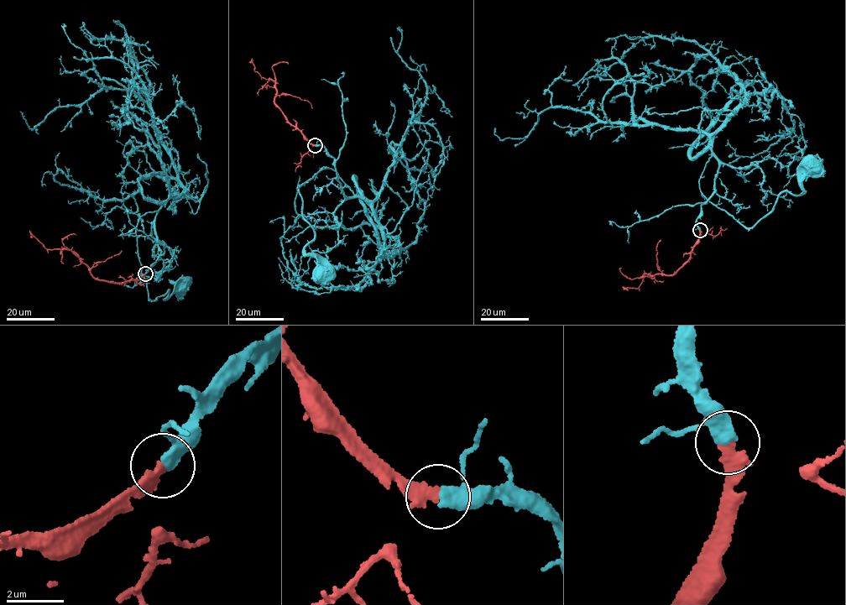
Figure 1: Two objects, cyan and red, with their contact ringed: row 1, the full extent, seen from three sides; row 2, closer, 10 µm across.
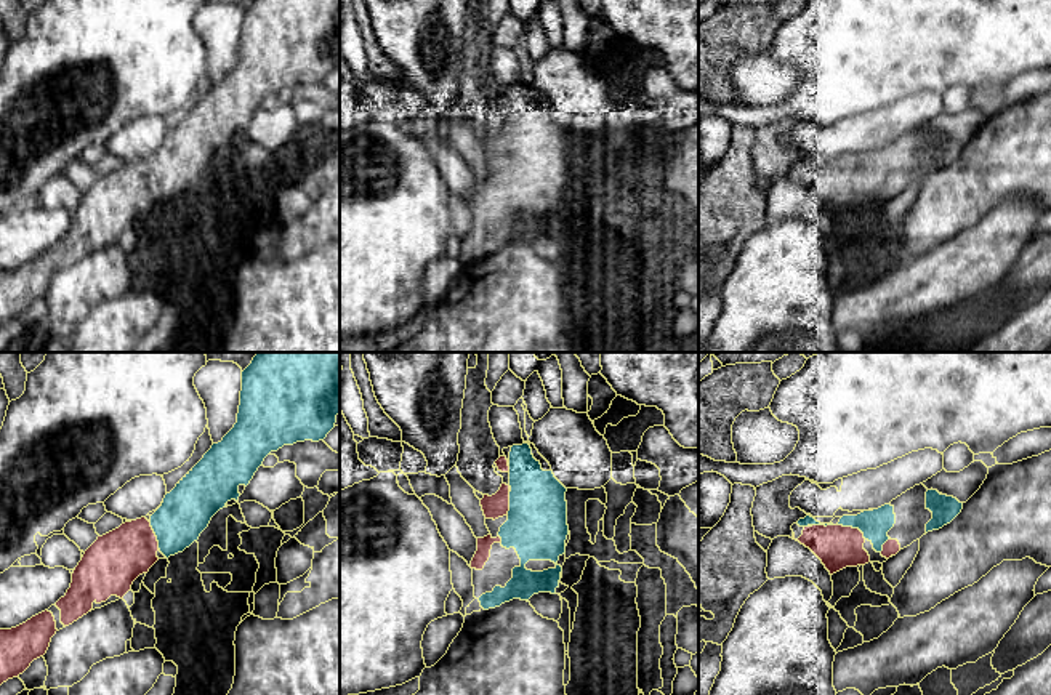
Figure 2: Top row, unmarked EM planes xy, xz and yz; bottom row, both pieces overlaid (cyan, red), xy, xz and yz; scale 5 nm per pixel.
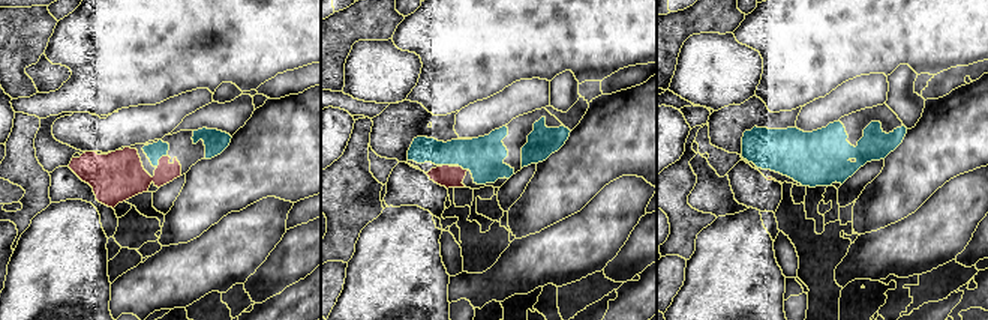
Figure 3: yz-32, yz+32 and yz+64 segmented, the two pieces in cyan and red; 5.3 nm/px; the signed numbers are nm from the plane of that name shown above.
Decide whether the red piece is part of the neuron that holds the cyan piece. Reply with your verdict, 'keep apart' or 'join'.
join

